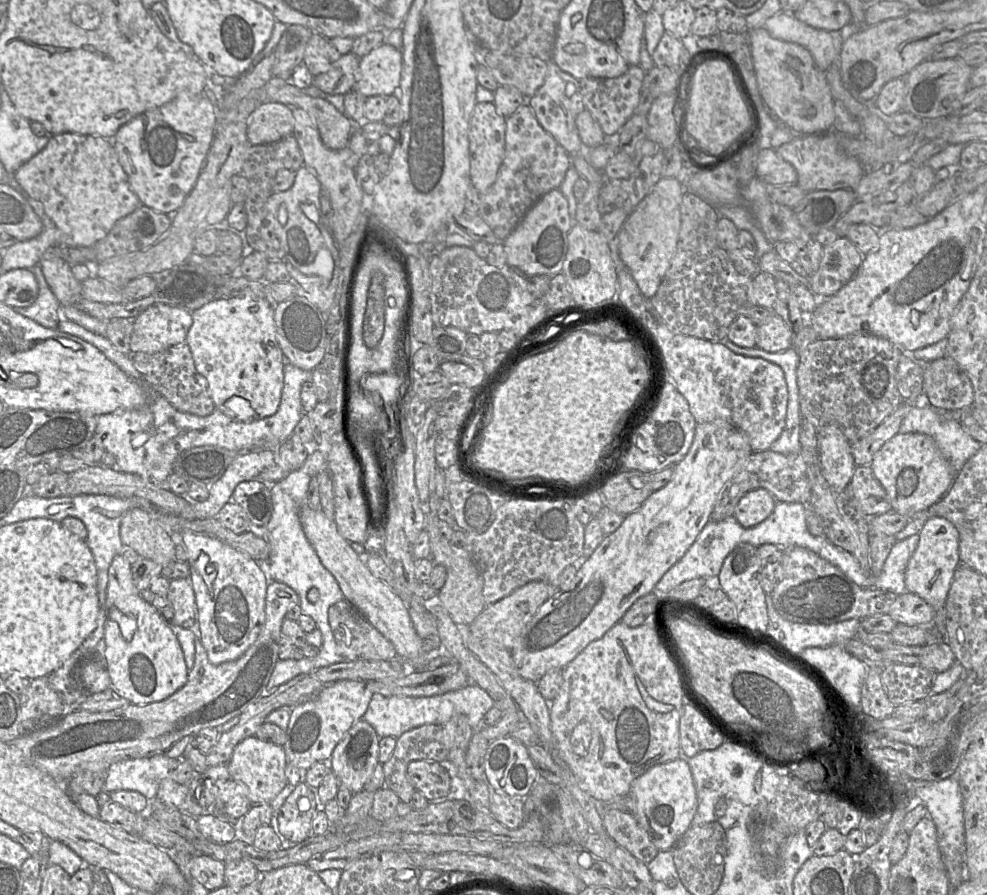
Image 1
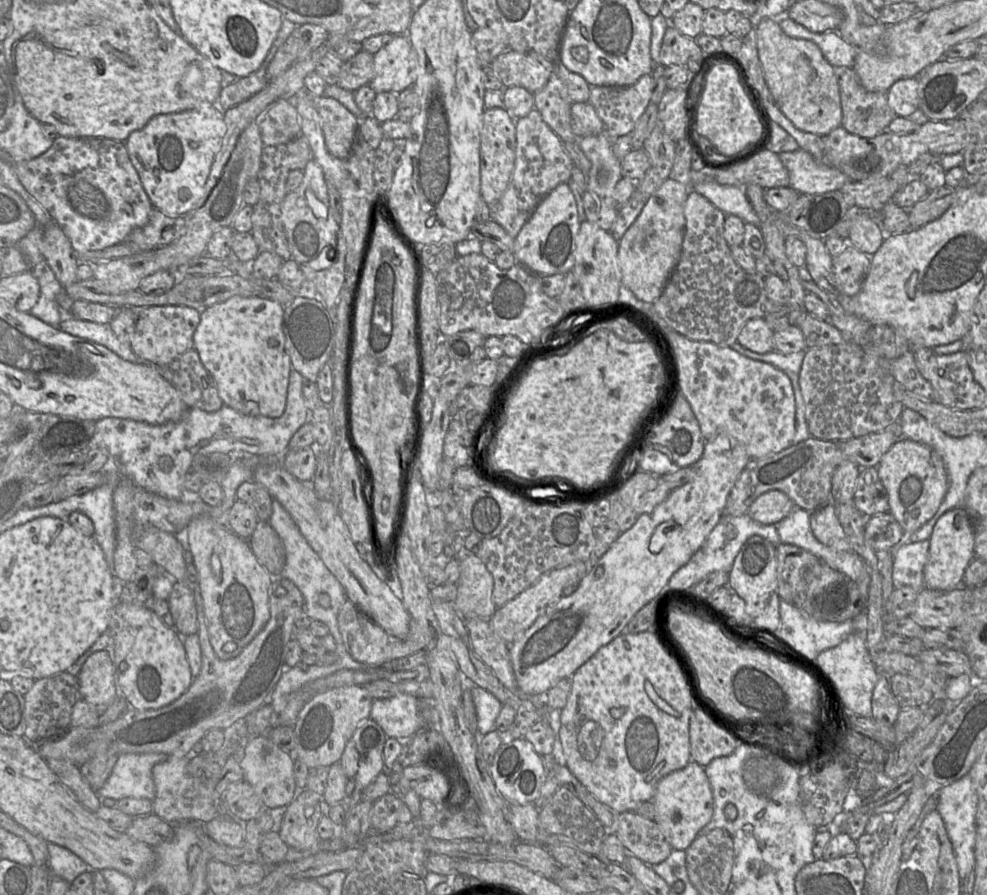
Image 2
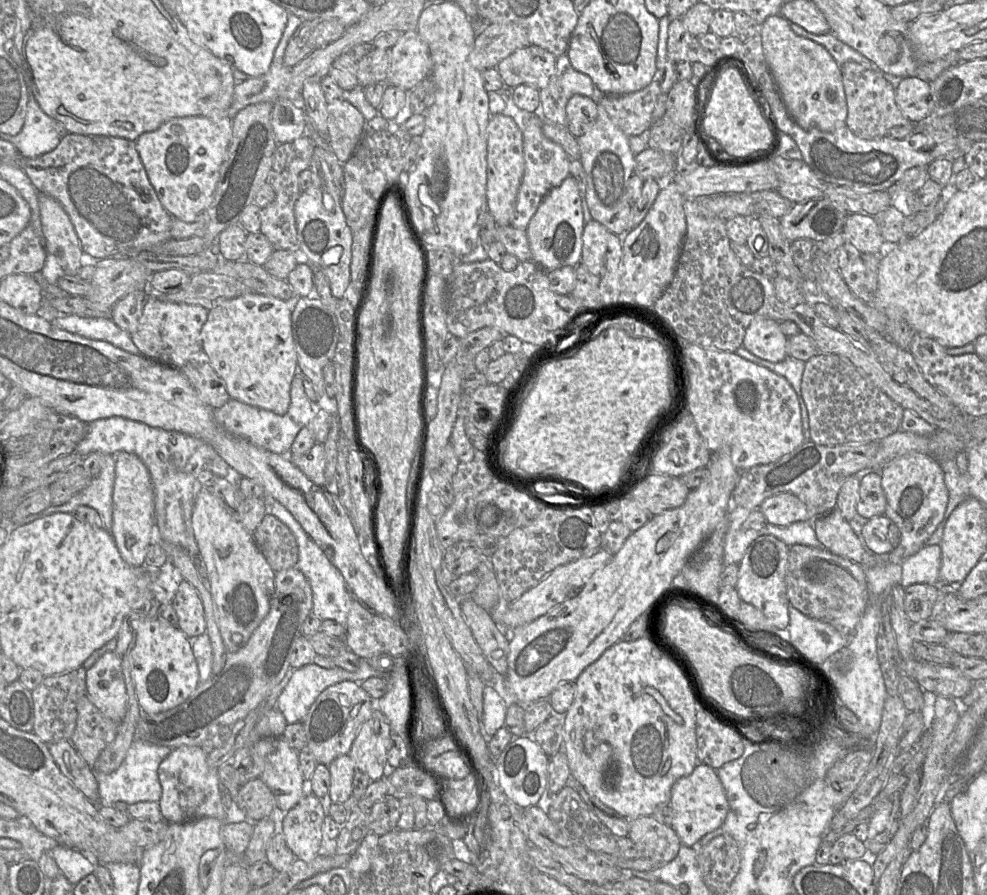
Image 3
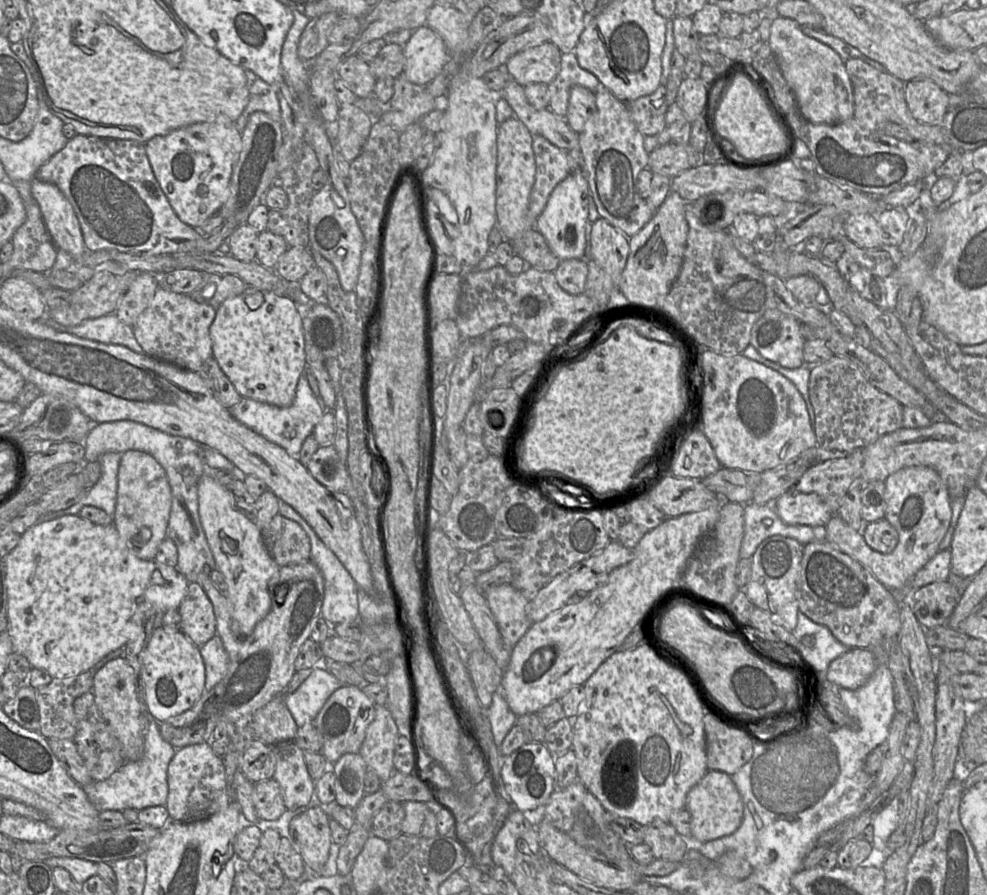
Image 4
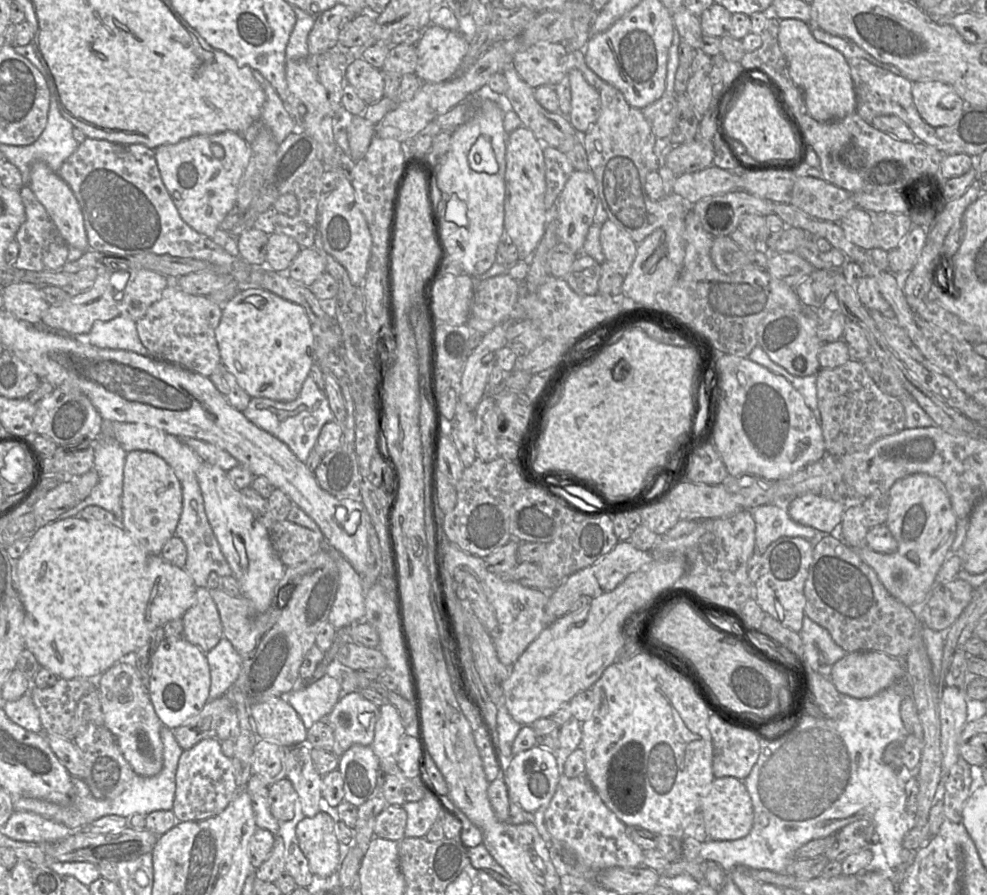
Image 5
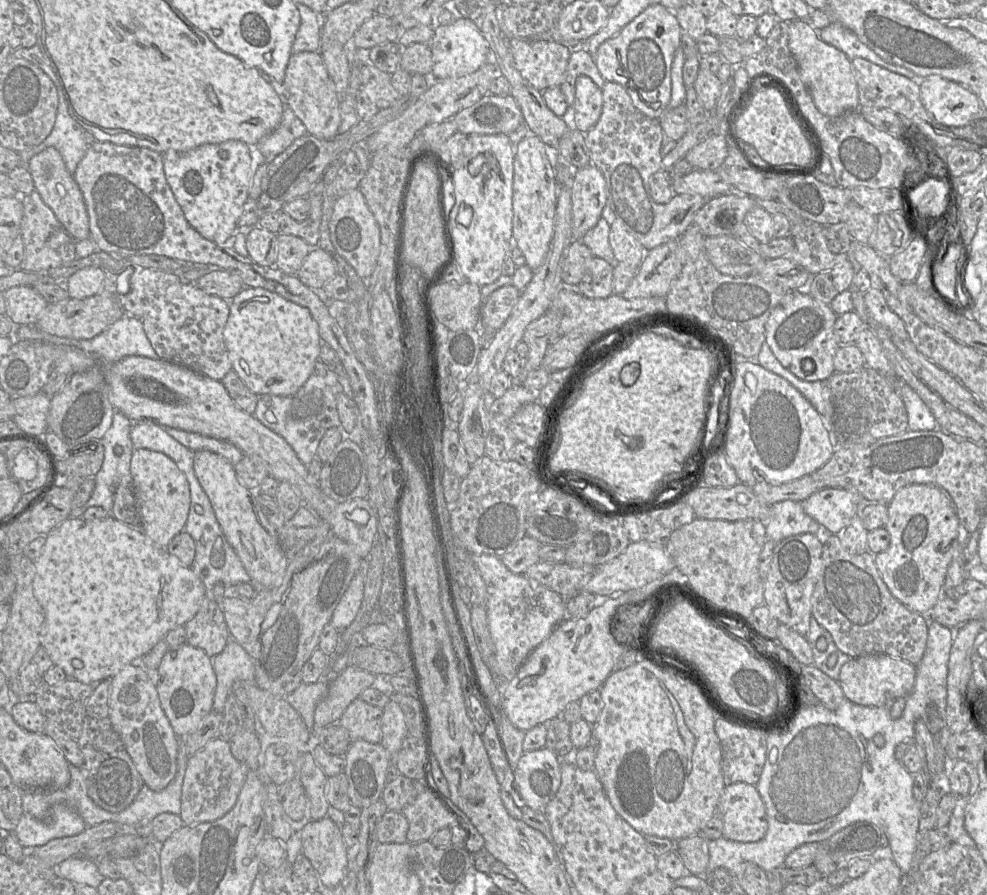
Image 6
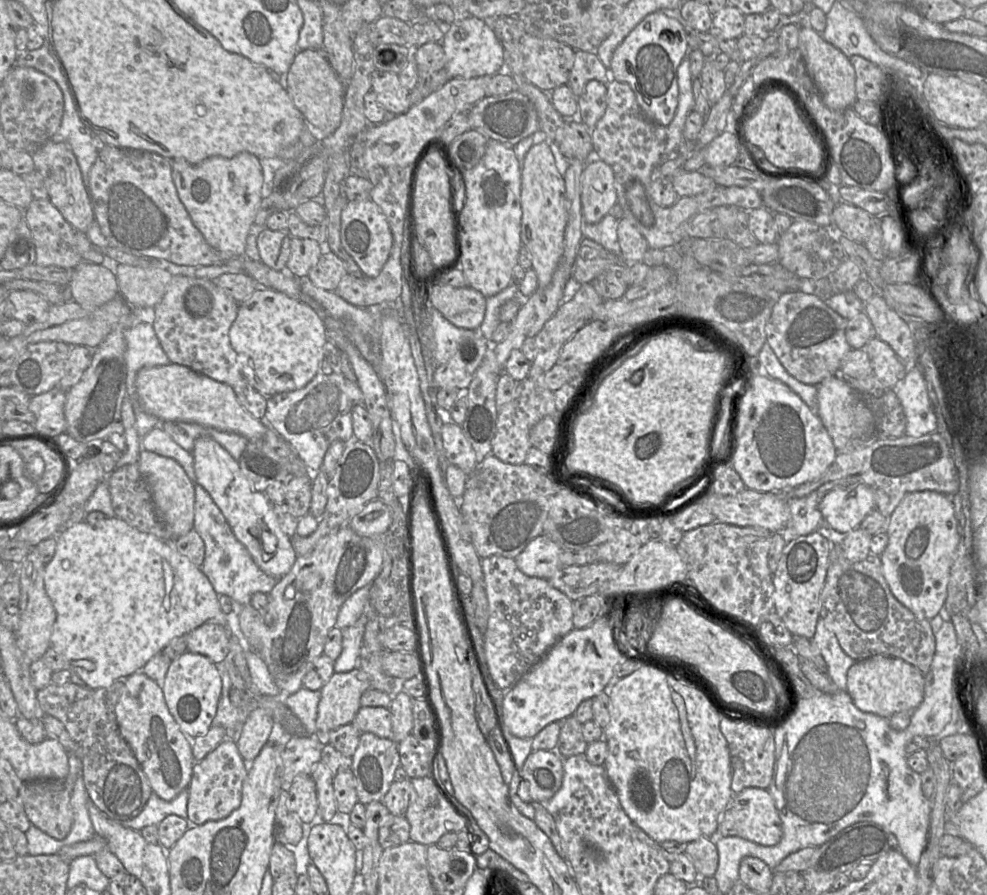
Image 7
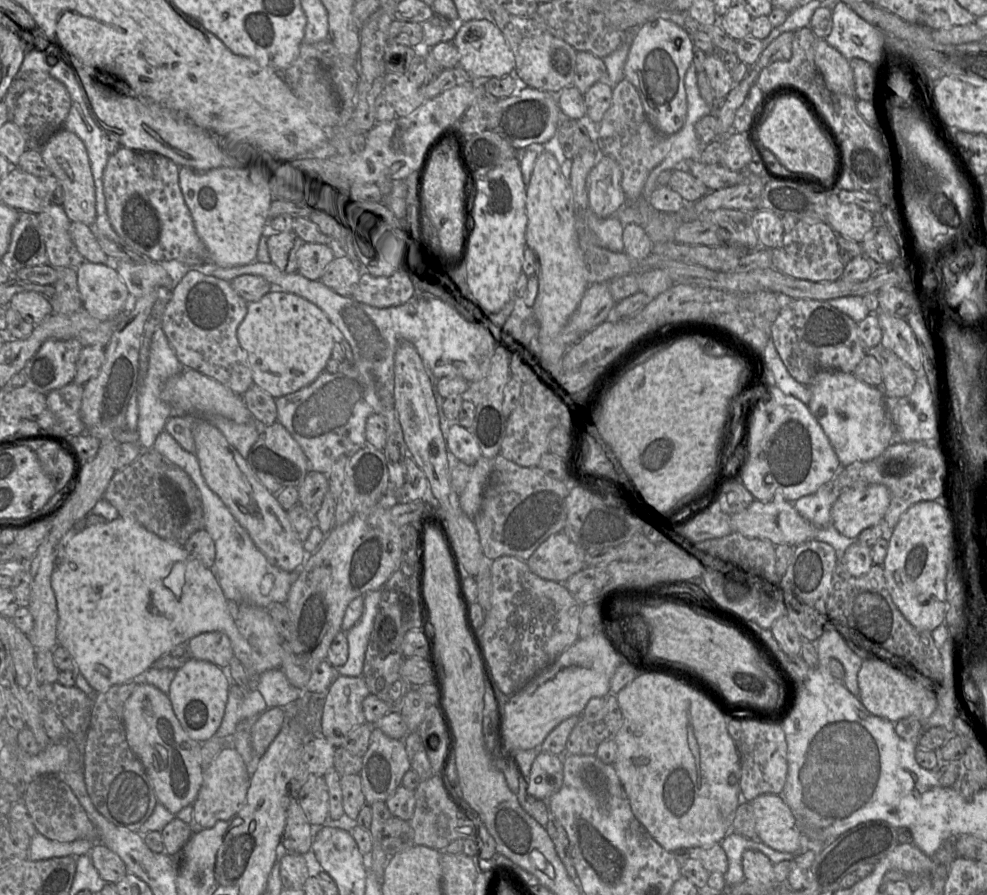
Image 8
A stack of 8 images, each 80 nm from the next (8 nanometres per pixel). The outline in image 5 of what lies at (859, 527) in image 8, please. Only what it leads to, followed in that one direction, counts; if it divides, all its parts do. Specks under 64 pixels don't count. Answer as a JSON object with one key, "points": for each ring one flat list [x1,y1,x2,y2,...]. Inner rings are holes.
{"points":[[811,493,788,499,787,508,795,522,828,534,841,526,846,509,841,501]]}

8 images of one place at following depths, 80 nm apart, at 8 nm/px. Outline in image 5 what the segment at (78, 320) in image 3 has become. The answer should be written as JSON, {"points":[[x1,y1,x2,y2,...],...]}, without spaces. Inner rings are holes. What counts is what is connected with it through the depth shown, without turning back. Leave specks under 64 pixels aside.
{"points":[[121,315,109,321,94,322,91,330,86,334,72,334,62,329,52,328,42,320,38,323,46,333,70,338,81,344,102,349,132,351,142,356,152,357,139,339,136,322]]}

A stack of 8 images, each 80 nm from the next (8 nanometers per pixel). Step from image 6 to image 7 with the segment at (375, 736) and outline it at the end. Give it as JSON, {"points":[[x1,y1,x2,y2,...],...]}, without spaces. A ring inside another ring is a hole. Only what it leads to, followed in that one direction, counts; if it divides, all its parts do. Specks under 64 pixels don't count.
{"points":[[361,706,351,723,361,733,373,733,380,738,392,739,392,716,388,708]]}

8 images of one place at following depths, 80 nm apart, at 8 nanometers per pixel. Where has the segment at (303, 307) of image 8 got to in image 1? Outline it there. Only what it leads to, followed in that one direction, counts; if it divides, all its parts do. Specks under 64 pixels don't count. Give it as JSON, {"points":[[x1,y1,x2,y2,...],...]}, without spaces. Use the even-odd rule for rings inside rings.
{"points":[[230,298,230,299,214,299,213,301,203,305,201,308,194,310,192,313,193,323,187,333,185,343,188,345,194,360,197,371,208,381,210,396,214,402,215,409,224,415,238,421,253,421,274,415,281,402,281,395,284,385,284,367,286,357,277,340,276,327,274,320,274,304,267,299,253,298]]}

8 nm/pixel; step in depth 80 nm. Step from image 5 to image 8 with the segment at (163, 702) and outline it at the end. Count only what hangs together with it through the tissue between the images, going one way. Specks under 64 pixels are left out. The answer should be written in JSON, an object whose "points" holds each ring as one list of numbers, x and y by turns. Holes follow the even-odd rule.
{"points":[[190,657,176,670,168,697,183,729,192,739,202,743,216,734,224,716,228,691,228,680,219,666]]}

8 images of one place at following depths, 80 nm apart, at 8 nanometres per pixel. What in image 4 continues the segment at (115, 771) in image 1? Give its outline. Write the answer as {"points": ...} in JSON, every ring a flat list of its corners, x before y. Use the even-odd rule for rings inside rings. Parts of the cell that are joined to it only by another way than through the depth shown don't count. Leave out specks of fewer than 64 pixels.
{"points":[[147,711,142,716,144,751,140,759,125,761,108,779,92,781,82,788,98,811,130,808,141,810,151,806,165,806,168,797,167,769,176,748,166,742,160,734,160,722]]}

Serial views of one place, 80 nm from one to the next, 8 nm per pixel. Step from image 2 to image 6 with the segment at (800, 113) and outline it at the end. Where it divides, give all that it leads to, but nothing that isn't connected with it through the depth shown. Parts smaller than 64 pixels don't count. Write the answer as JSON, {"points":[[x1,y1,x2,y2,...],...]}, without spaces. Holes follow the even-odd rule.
{"points":[[806,20,789,21,788,45,801,78,809,89,817,109,826,116,859,111,858,87,850,59,839,49,824,42]]}

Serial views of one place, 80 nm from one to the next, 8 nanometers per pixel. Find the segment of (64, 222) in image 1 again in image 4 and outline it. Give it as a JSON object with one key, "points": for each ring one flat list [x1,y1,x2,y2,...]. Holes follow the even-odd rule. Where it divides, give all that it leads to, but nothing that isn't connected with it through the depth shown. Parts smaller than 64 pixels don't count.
{"points":[[77,134,39,168,35,177,56,185,70,202,78,218,87,252,210,254,204,253,204,236,183,223,169,204,154,176,143,142]]}

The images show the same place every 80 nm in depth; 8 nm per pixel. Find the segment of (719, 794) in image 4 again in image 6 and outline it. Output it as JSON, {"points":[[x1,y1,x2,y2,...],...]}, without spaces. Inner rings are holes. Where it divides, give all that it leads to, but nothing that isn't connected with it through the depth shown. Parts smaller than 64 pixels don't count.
{"points":[[744,782,725,786,717,813,723,822,723,837,738,842,756,842,767,831,765,805,754,785]]}

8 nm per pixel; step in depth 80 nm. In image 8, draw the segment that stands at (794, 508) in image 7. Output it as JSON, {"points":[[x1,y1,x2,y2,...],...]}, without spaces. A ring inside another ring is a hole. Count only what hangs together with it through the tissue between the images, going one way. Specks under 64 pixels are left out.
{"points":[[828,481,815,492,805,495,793,504,796,510,816,526,831,524,832,506,841,494,841,489]]}

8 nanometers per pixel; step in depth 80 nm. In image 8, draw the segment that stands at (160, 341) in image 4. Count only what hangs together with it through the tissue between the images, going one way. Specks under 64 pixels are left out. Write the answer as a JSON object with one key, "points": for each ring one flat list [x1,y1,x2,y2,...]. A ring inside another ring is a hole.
{"points":[[189,270,173,289,161,320,161,328,185,368,205,374,238,395,243,395,254,384,248,355,237,338,237,329,247,314,247,306,248,303,233,290,230,282]]}

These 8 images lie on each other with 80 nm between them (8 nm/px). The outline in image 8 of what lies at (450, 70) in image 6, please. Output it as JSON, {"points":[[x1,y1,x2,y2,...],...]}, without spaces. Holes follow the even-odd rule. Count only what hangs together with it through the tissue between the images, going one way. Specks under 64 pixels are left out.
{"points":[[490,19,470,20,461,23,452,40,455,44,462,67,475,81,514,75,515,58,502,32]]}

